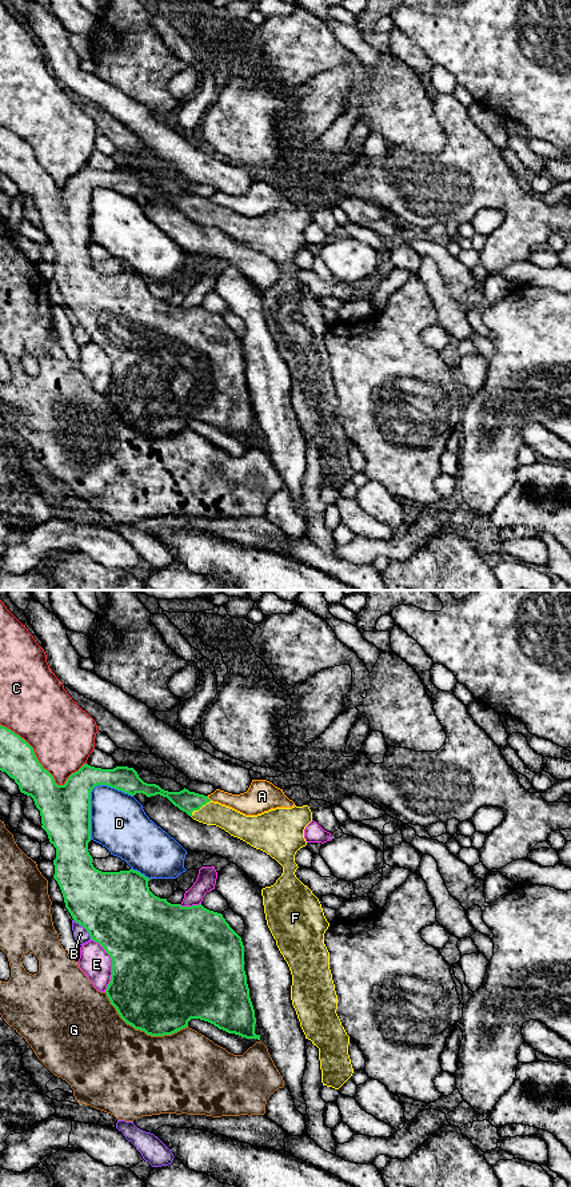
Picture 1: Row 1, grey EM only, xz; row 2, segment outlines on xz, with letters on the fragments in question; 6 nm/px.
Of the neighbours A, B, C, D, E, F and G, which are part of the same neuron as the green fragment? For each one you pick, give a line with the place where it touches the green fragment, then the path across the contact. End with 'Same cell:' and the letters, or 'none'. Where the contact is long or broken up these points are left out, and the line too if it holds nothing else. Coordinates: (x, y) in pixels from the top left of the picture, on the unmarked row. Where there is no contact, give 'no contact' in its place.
F: contact xz (199, 210); way xz (187, 203), (199, 210), (220, 216), (236, 226)
Same cell: F

